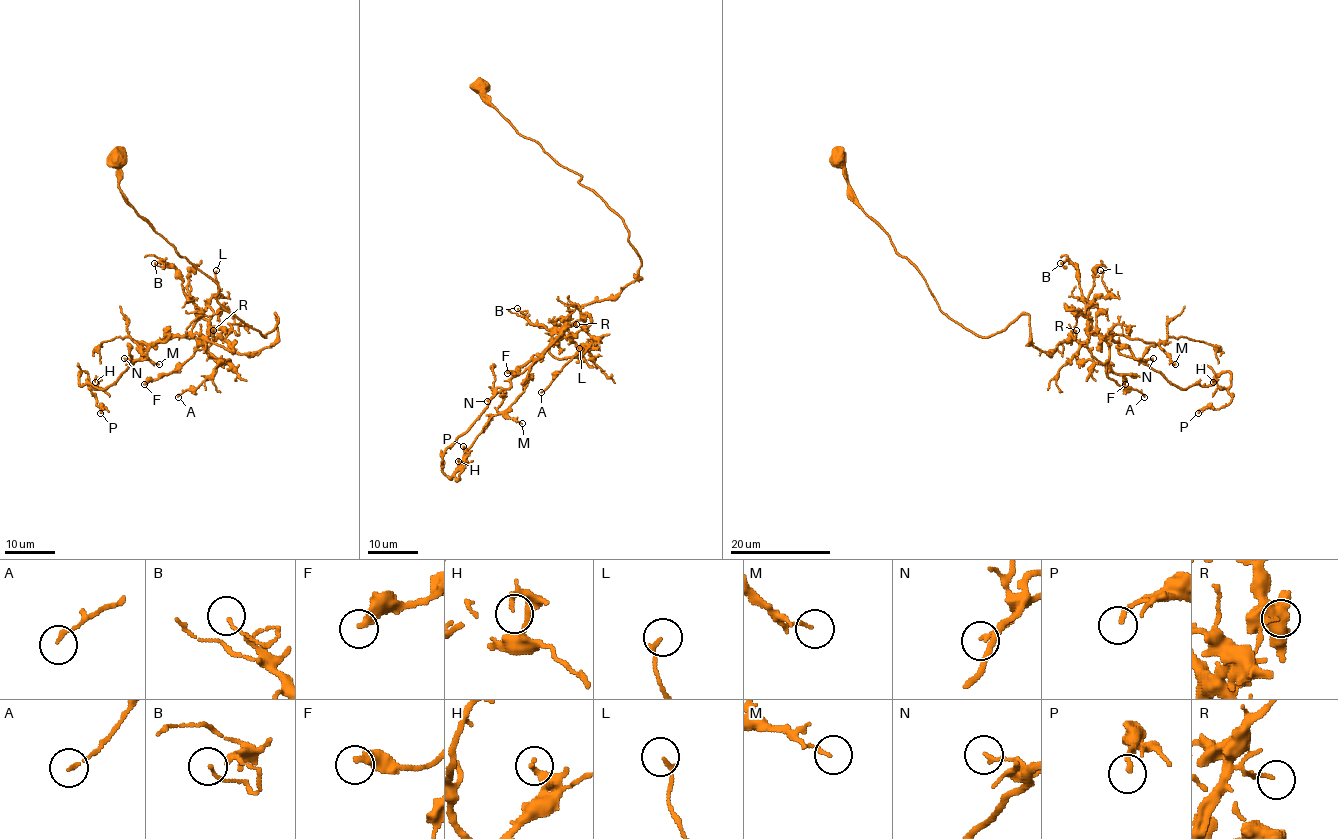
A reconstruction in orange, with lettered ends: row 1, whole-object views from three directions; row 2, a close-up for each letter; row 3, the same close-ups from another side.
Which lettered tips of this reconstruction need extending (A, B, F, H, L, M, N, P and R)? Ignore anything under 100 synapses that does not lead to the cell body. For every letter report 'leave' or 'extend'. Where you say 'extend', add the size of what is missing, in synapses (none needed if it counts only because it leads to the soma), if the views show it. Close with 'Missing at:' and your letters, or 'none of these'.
A: leave
B: leave
F: leave
H: leave
L: leave
M: leave
N: leave
P: leave
R: leave
Missing at: none of these

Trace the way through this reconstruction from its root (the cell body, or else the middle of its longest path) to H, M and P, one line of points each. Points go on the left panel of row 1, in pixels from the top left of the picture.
H: (118, 159), (125, 200), (278, 338), (169, 337), (95, 382)
M: (118, 159), (125, 200), (225, 309), (264, 337), (278, 317), (251, 353), (168, 334), (143, 352), (159, 364)
P: (118, 159), (125, 200), (278, 338), (169, 337), (103, 389), (81, 372), (100, 413)

